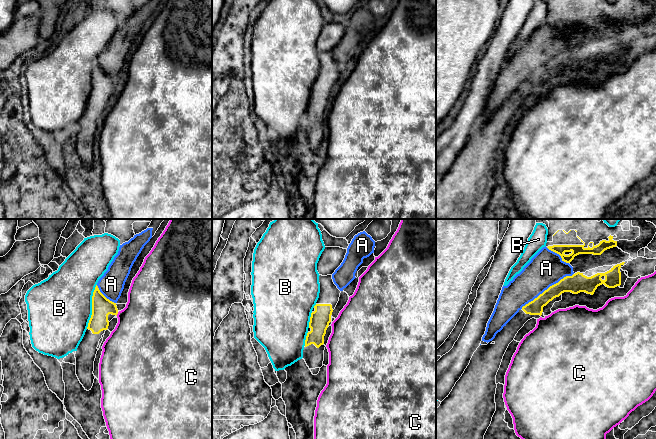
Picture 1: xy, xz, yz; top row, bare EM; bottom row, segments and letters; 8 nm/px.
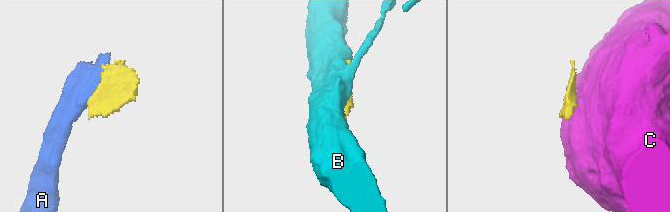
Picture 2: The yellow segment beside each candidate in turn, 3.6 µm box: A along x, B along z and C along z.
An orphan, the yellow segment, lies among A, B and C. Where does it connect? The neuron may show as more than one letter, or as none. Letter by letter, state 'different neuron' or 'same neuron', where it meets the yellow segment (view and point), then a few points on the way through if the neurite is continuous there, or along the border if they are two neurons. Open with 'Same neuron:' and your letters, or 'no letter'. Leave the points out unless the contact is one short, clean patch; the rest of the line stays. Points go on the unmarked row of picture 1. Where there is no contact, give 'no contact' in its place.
Same neuron: no letter
A: different neuron; meets yellow in yz at (548, 64)
B: different neuron; meets yellow in xy at (92, 82)
C: different neuron; meets yellow in xy at (117, 89); border along xy (118, 88), (116, 91)

